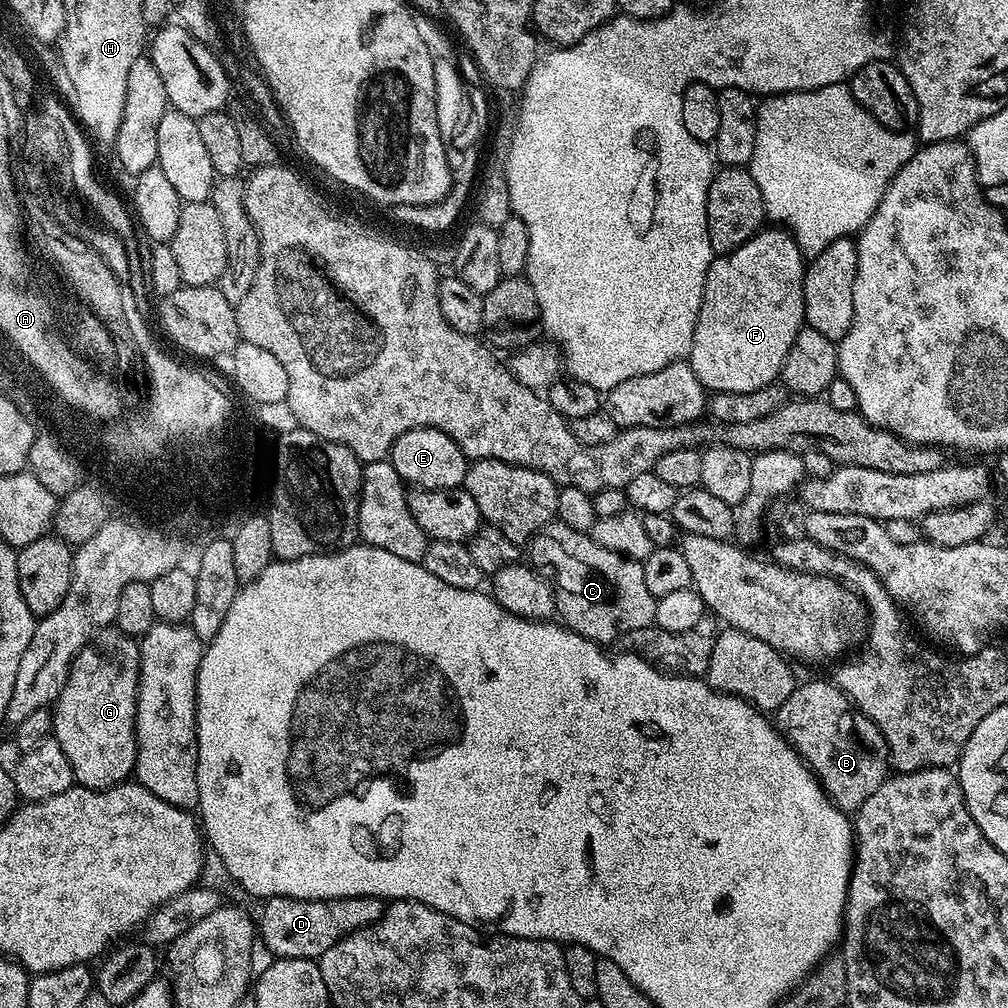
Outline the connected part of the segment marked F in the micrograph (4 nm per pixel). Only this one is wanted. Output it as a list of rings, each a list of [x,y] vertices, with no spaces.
[[[780,226],[765,227],[733,252],[717,255],[709,263],[690,353],[692,372],[705,389],[712,392],[753,392],[777,383],[786,354],[805,323],[805,267],[806,260],[800,247]]]

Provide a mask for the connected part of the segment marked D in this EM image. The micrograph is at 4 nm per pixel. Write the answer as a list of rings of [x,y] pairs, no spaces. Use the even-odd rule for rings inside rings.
[[[269,896],[258,916],[258,938],[276,958],[316,960],[345,934],[376,923],[385,905],[374,896],[350,896],[339,900],[299,900],[293,896]]]

